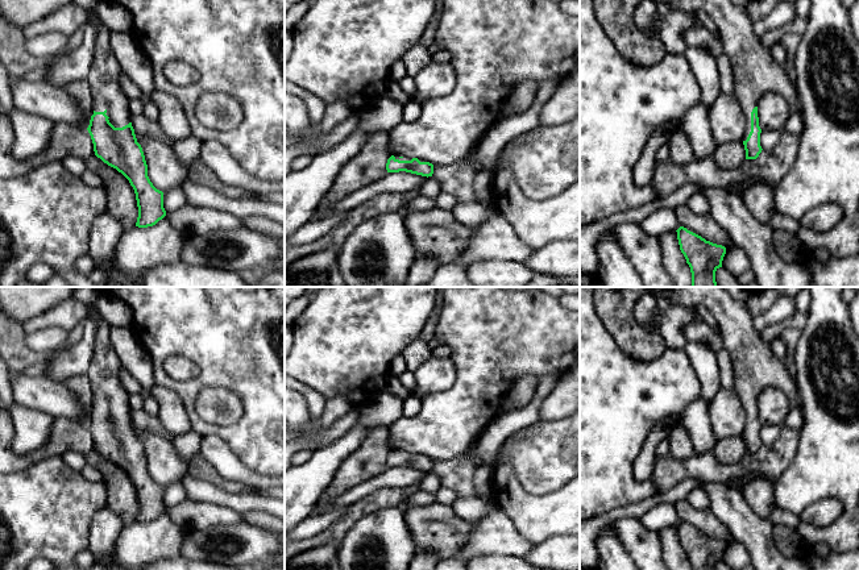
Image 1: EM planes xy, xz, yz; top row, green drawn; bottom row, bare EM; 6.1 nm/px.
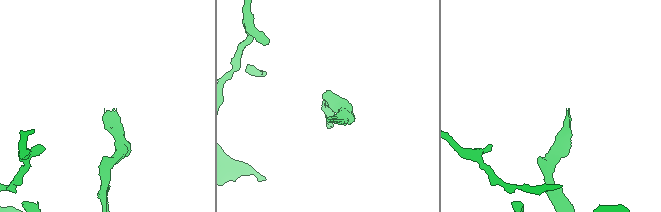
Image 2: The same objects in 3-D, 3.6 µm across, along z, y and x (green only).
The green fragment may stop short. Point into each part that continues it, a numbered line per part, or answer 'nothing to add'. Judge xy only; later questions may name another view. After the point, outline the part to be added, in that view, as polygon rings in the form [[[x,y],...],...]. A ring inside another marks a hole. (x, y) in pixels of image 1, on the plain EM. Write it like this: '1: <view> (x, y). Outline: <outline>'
1: xy (103, 373). Outline: [[[92,305],[88,307],[88,316],[99,320],[94,354],[86,373],[92,386],[94,405],[105,405],[109,417],[115,423],[123,423],[130,417],[129,395],[119,379],[121,361],[109,338],[112,328]]]

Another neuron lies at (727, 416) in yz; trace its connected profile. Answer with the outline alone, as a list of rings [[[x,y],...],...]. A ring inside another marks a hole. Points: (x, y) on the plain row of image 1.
[[[721,387],[707,403],[713,436],[717,442],[727,437],[743,436],[746,411],[735,388]]]

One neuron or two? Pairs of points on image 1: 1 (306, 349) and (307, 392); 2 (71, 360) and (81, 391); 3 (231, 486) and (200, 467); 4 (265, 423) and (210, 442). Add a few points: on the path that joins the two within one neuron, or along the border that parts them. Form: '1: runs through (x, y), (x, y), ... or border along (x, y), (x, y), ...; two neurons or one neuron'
1: border along (298, 379), (316, 390), (326, 399); two neurons
2: border along (84, 371), (69, 377), (62, 383); two neurons
3: runs through (223, 485), (208, 473); one neuron
4: border along (202, 435), (218, 435), (241, 462); two neurons

